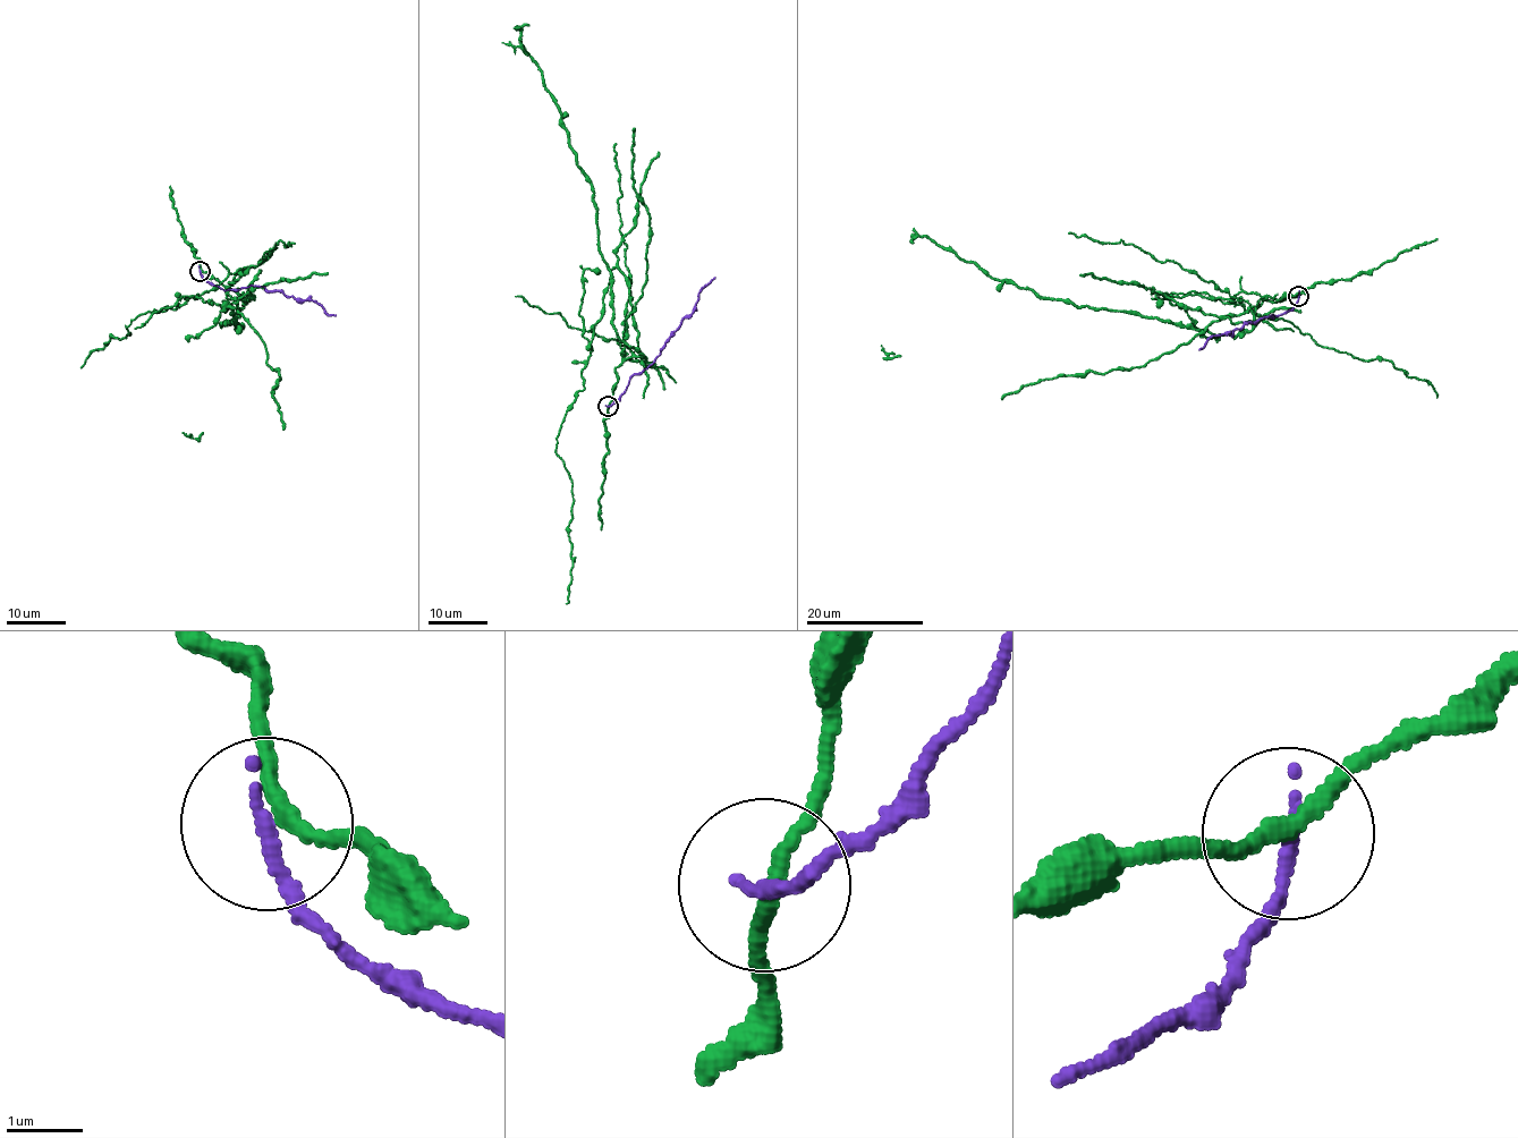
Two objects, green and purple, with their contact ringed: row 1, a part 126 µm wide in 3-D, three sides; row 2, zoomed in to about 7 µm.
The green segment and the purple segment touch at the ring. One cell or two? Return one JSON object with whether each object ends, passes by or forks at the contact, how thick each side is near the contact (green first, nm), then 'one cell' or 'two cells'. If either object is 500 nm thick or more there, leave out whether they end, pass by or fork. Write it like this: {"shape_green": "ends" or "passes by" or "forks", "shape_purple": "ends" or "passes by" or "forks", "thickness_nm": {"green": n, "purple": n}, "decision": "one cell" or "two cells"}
{"shape_green": "passes by", "shape_purple": "ends", "thickness_nm": {"green": 200, "purple": 200}, "decision": "two cells"}

